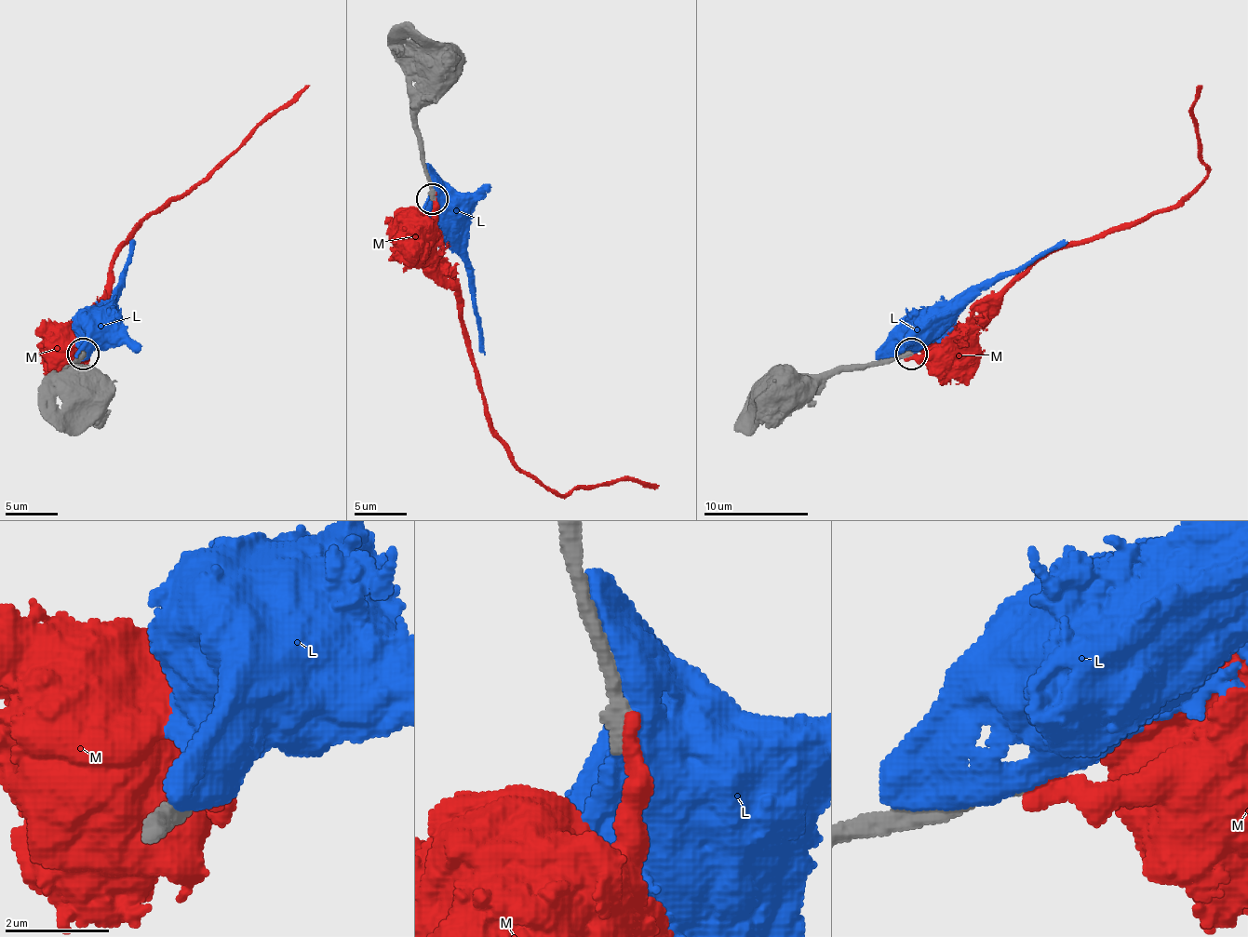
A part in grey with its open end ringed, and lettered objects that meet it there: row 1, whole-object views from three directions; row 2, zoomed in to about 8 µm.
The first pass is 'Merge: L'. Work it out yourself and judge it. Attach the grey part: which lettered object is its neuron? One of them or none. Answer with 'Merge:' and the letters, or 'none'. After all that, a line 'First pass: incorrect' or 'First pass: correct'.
Merge: none
First pass: incorrect

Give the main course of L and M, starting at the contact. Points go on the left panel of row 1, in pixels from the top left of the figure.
L: (81, 355), (99, 340), (99, 332)
M: (83, 355), (60, 368), (62, 361)

